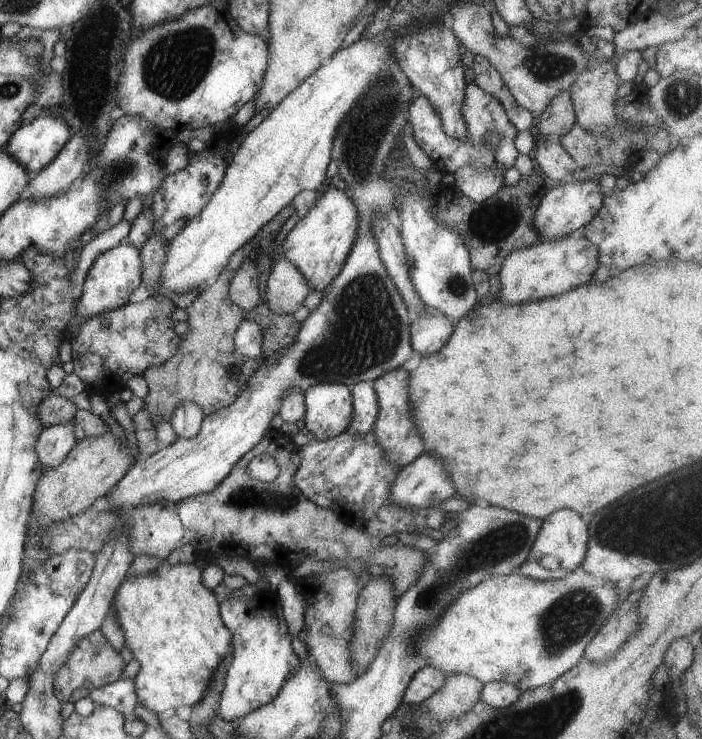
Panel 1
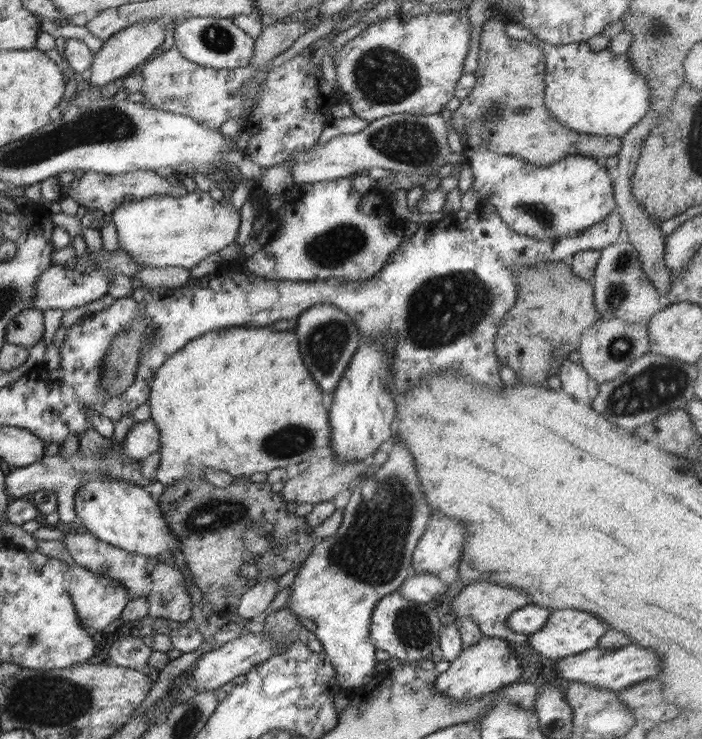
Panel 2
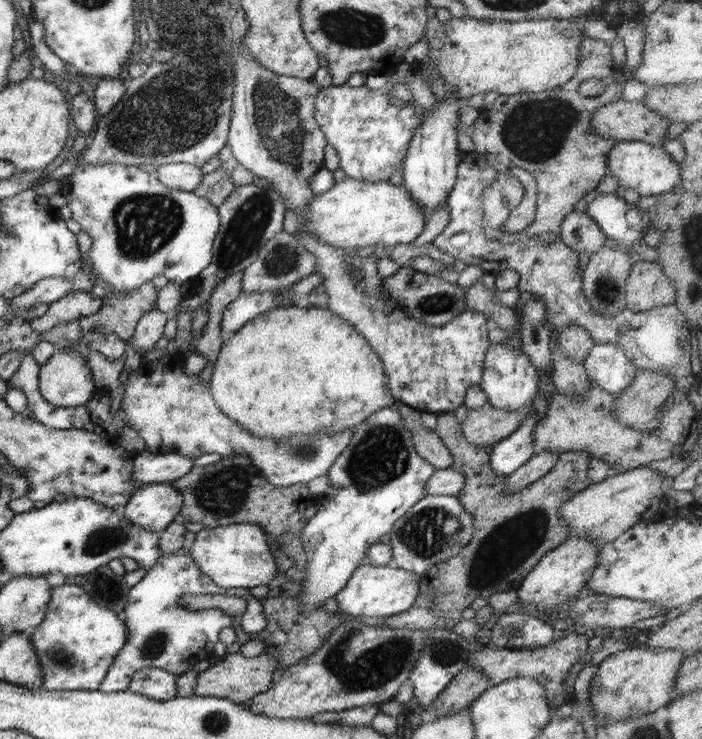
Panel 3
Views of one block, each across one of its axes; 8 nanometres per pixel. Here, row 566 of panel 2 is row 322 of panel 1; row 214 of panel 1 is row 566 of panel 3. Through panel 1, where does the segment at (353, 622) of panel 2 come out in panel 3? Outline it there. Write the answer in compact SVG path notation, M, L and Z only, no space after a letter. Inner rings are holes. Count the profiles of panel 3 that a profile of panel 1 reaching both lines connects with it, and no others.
M360 564L349 578L346 586L335 595L339 613L351 618L382 620L385 617L398 615L413 609L418 596L420 575L401 568Z

